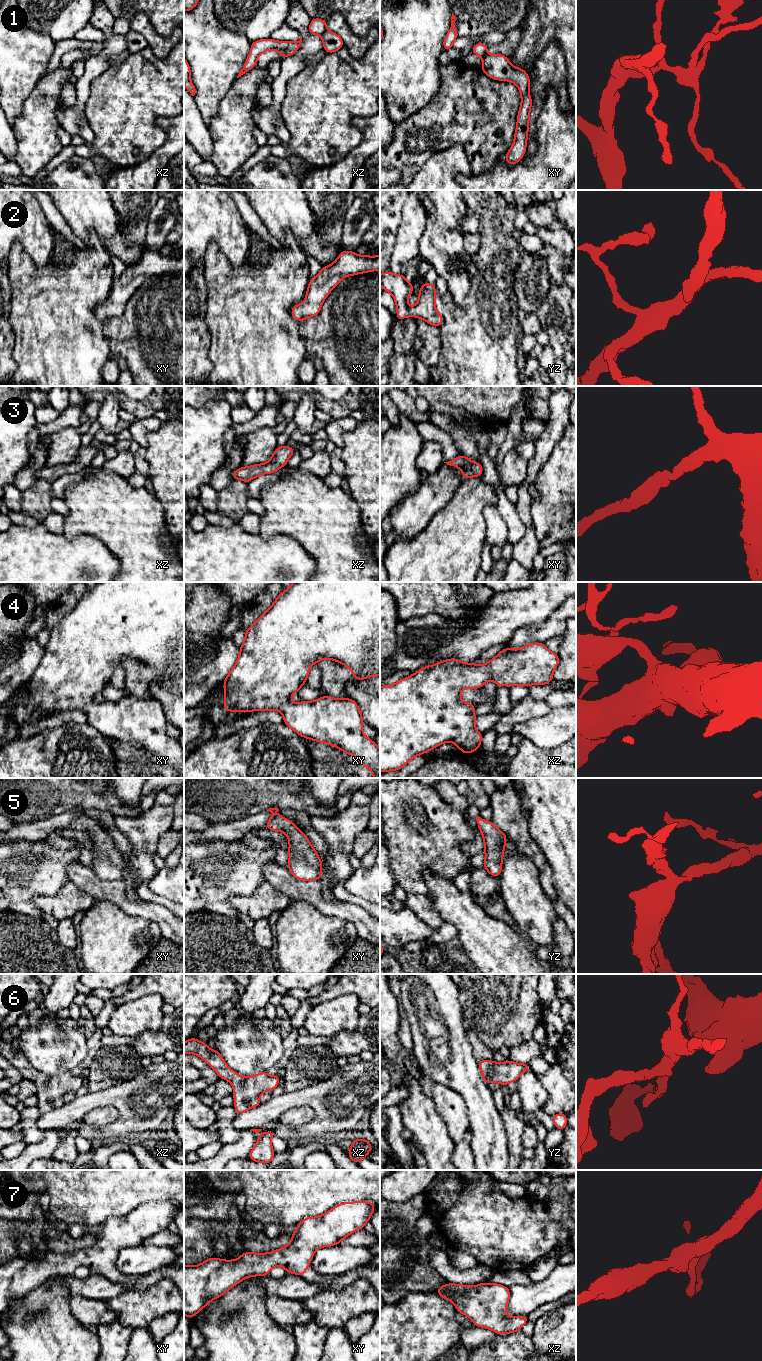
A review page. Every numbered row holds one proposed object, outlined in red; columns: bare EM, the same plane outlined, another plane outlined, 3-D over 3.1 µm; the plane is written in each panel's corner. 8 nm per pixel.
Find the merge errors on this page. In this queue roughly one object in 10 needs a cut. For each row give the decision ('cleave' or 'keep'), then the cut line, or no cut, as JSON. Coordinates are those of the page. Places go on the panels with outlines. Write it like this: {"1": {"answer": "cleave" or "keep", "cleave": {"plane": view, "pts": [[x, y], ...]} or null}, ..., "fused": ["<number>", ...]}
{"1": {"answer": "keep", "cleave": null}, "2": {"answer": "keep", "cleave": null}, "3": {"answer": "keep", "cleave": null}, "4": {"answer": "keep", "cleave": null}, "5": {"answer": "keep", "cleave": null}, "6": {"answer": "keep", "cleave": null}, "7": {"answer": "keep", "cleave": null}, "fused": []}

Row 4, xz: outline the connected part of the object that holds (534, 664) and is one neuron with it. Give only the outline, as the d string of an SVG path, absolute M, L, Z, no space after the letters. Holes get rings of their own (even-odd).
M529 643L519 649L504 648L489 662L478 665L463 663L457 658L440 661L424 666L419 671L395 684L380 687L380 772L397 771L403 768L415 756L445 743L453 742L464 754L475 752L482 742L482 733L475 728L476 707L472 703L460 700L464 688L479 689L487 681L494 681L497 686L546 685L553 680L553 671L559 664L558 653L547 649L544 643Z

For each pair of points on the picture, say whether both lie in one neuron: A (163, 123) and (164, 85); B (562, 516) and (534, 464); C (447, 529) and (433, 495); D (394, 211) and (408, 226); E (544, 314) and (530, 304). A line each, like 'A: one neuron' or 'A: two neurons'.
A: two neurons
B: two neurons
C: two neurons
D: two neurons
E: two neurons

